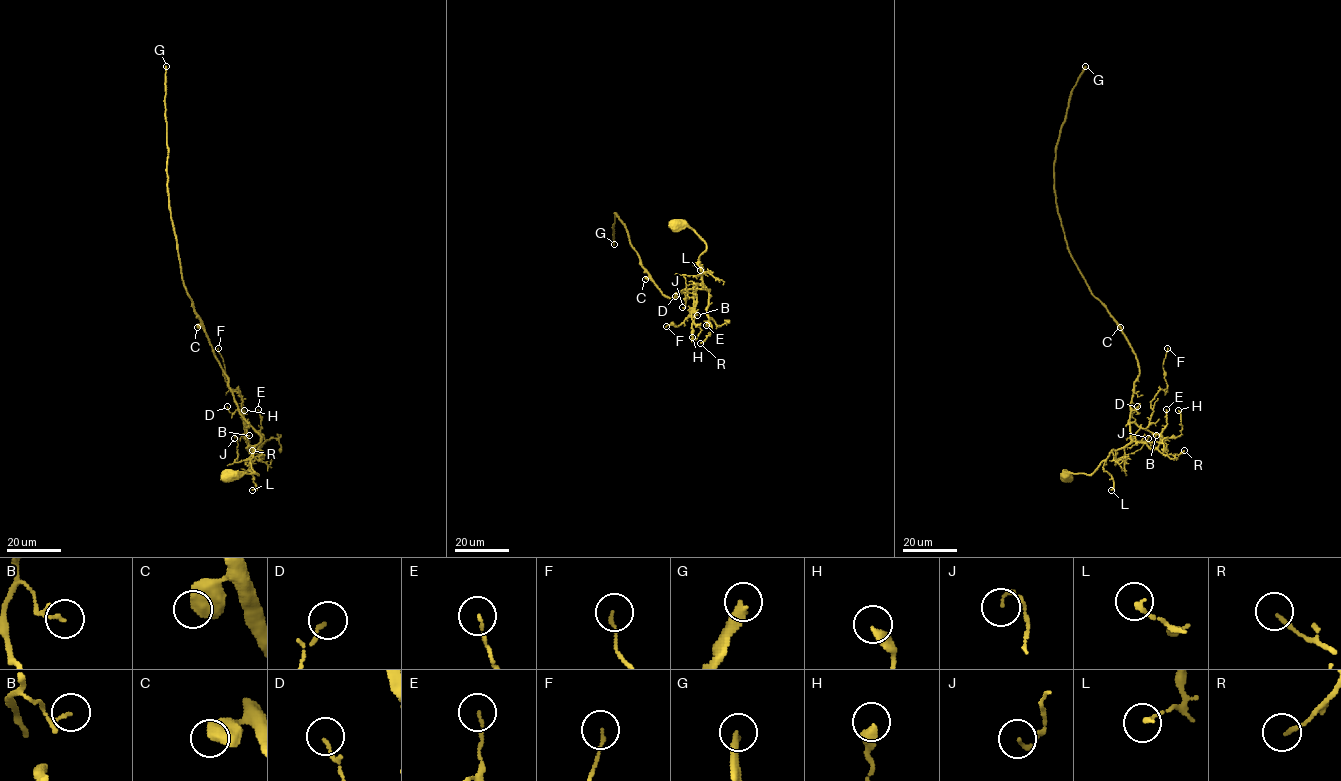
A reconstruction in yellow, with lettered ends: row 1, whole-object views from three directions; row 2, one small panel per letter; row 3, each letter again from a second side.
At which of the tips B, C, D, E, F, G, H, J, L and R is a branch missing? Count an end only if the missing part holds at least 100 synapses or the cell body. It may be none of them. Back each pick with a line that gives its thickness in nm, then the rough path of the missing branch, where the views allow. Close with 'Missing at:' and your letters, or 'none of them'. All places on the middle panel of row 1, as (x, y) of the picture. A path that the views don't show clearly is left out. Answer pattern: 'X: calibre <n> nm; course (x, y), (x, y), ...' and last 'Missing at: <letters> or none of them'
G: calibre 340 nm; course (614, 244), (610, 306), (650, 339), (695, 433), (728, 462), (707, 453), (717, 421), (748, 423), (757, 436)
Missing at: G

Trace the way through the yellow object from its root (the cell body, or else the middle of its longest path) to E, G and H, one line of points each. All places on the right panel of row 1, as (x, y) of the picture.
E: (1064, 475), (1091, 475), (1113, 450), (1124, 448), (1133, 441), (1145, 442), (1155, 449), (1167, 424), (1166, 409)
G: (1064, 475), (1091, 475), (1130, 441), (1139, 373), (1121, 327), (1073, 259), (1057, 210), (1055, 148), (1085, 66)
H: (1064, 475), (1091, 475), (1113, 450), (1130, 441), (1130, 423), (1162, 438), (1178, 437), (1182, 426), (1178, 410)

